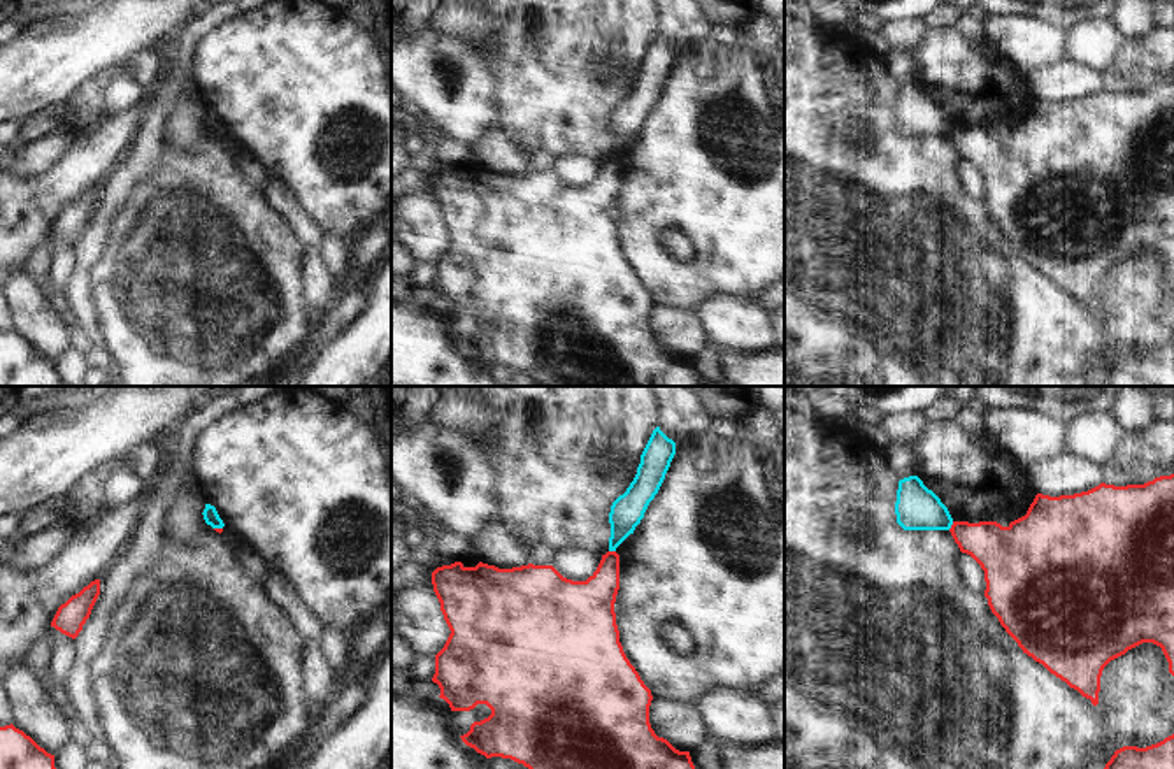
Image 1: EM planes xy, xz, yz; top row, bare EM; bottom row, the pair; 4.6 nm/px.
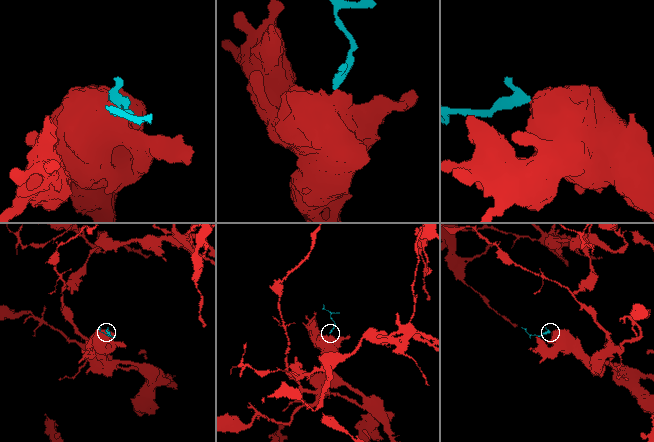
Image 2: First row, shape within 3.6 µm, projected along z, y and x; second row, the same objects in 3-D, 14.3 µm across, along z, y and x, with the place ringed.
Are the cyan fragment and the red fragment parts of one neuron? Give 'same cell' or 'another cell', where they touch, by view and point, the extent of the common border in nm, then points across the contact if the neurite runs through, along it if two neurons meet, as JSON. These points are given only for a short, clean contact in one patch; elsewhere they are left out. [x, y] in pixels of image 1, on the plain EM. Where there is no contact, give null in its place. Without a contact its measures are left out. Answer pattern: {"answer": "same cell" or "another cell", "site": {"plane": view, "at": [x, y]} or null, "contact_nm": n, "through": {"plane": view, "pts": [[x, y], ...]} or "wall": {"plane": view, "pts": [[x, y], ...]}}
{"answer": "another cell", "site": {"plane": "yz", "at": [952, 130]}, "contact_nm": 50, "wall": {"plane": "yz", "pts": [[953, 129], [948, 136]]}}

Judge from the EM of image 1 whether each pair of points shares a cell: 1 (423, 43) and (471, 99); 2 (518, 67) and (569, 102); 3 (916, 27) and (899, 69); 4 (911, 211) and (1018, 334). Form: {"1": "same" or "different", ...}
{"1": "same", "2": "same", "3": "same", "4": "same"}

